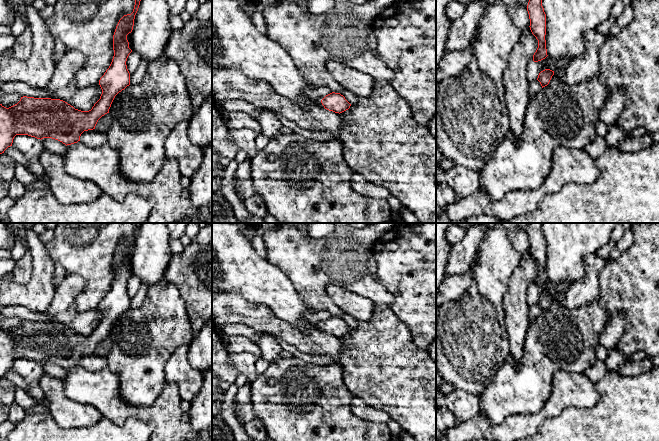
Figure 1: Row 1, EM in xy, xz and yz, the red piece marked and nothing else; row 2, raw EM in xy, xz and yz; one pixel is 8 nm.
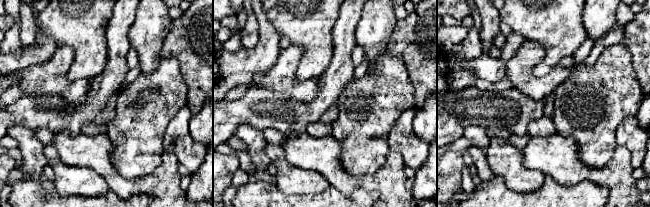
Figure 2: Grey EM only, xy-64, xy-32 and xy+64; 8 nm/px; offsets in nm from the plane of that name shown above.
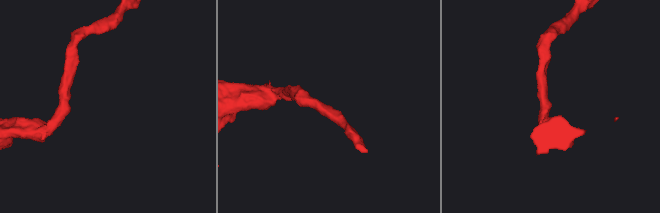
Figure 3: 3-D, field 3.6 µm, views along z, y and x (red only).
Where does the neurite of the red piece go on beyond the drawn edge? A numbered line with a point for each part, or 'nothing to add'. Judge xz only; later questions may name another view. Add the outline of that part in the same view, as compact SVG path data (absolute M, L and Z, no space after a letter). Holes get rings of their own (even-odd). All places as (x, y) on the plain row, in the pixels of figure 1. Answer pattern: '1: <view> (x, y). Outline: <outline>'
nothing to add

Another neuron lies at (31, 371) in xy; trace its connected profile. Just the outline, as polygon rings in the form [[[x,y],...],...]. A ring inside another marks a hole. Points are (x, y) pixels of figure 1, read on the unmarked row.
[[[16,359],[12,370],[22,376],[28,385],[28,394],[37,402],[44,399],[40,387],[43,370],[40,363],[28,359]]]

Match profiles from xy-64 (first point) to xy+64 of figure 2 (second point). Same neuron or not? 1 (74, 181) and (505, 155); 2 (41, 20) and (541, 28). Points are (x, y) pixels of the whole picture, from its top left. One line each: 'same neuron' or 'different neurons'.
1: same neuron
2: same neuron

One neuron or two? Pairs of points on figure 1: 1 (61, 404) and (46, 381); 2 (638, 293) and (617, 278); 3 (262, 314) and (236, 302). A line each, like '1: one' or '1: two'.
1: one
2: one
3: one

